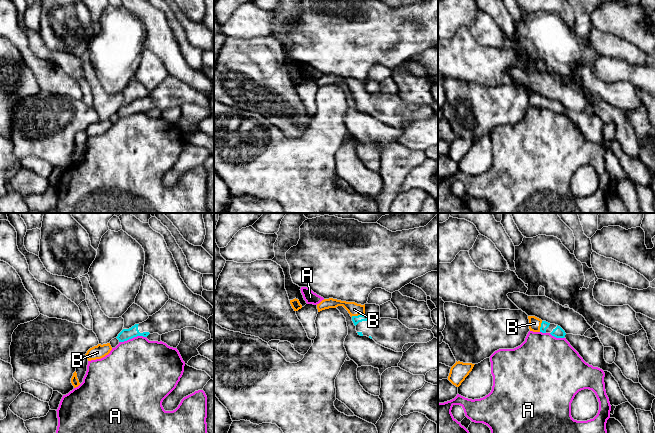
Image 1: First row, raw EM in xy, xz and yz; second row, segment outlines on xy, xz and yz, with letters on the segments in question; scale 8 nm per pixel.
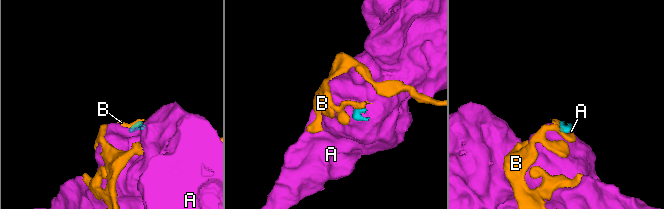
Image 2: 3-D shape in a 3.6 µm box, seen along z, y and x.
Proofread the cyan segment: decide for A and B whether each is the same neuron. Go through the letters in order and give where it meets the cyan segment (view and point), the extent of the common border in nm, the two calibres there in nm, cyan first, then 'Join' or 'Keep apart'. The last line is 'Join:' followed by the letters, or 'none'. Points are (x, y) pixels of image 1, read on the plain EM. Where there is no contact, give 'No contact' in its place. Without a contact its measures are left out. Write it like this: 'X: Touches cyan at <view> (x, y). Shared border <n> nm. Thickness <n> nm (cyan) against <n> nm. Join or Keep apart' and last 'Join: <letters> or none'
A: Touches cyan at xy (132, 113). Shared border 220 nm. Thickness 90 nm (cyan) against 480 nm. Keep apart
B: Touches cyan at xz (358, 91). Shared border 110 nm. Thickness 60 nm (cyan) against 110 nm. Join
Join: B

